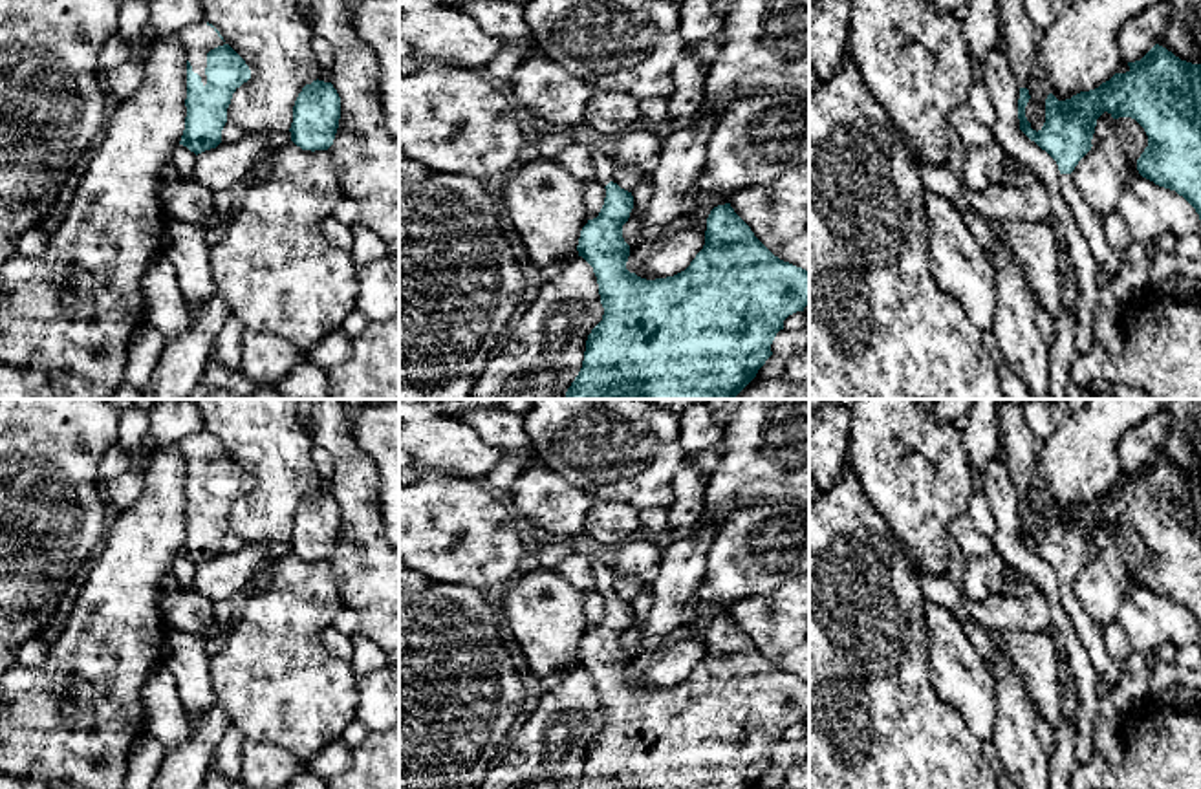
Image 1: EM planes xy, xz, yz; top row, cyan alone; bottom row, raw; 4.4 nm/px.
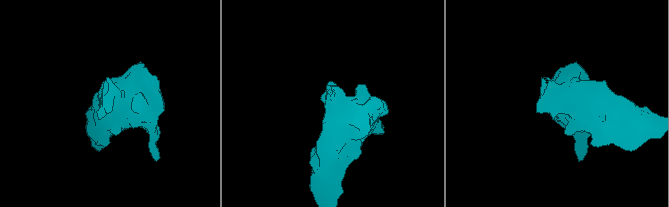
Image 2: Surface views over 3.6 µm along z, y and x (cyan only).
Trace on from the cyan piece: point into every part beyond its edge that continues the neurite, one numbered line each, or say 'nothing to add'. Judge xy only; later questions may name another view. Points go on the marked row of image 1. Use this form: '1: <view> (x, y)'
1: xy (200, 39)

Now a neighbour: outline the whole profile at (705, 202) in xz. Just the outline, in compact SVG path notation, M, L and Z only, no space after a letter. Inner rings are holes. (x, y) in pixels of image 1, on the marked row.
M696 189L694 198L696 198L696 205L694 205L692 229L696 229L699 234L705 236L707 218L709 218L710 211L718 205L725 205L730 201L729 201L729 196L725 196L725 194L707 192L707 190L699 190L699 189Z

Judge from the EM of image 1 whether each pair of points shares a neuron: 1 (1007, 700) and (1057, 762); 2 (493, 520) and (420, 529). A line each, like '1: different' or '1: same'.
1: different
2: same

